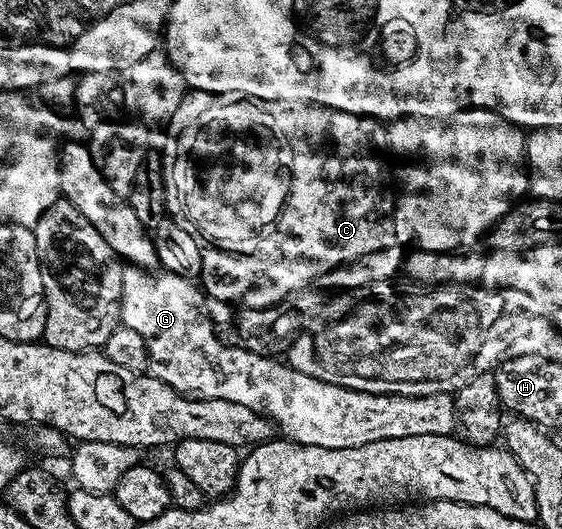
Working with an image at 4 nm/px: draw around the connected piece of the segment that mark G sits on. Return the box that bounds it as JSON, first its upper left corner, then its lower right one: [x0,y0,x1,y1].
[119,267,456,449]

